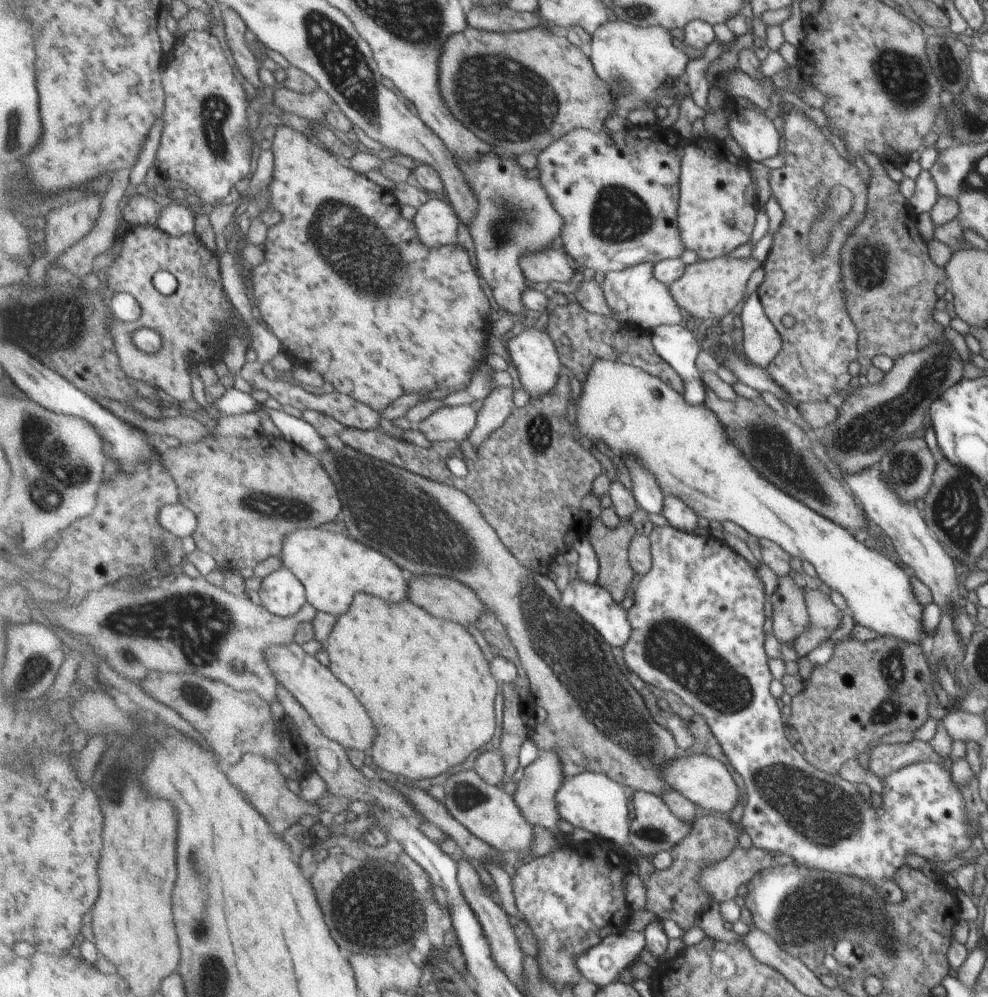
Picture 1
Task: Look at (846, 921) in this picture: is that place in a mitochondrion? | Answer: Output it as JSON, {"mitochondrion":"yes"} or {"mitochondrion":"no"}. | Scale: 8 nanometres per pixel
{"mitochondrion":"yes"}

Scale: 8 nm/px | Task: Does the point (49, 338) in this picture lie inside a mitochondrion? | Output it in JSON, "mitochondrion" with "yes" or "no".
{"mitochondrion":"yes"}

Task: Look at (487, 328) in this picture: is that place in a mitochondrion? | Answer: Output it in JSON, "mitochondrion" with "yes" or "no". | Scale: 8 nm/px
{"mitochondrion":"no"}

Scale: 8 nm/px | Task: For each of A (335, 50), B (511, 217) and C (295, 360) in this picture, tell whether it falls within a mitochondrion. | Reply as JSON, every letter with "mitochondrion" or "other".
{"A":"mitochondrion","B":"mitochondrion","C":"other"}

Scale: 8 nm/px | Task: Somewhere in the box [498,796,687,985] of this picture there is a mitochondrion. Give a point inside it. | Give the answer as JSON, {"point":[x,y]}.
{"point":[654,834]}

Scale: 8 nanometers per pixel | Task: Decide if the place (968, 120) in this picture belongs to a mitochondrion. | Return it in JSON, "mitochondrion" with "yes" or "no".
{"mitochondrion":"yes"}

